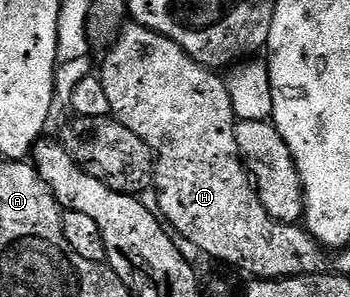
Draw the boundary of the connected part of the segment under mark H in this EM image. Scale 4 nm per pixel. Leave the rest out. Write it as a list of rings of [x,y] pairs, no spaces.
[[[136,24],[123,25],[105,55],[105,63],[99,66],[99,77],[107,91],[111,115],[131,128],[131,132],[153,150],[156,158],[155,190],[161,193],[157,198],[161,205],[159,214],[174,231],[178,230],[176,233],[180,237],[191,240],[206,259],[214,258],[217,262],[238,266],[257,280],[320,274],[326,269],[326,251],[320,245],[310,244],[308,230],[297,224],[277,222],[267,208],[263,208],[257,187],[239,152],[239,120],[231,108],[231,92],[227,92],[225,78],[217,75],[220,73],[216,69],[200,66],[183,52],[183,48],[179,48],[179,44],[175,44],[175,40]]]

